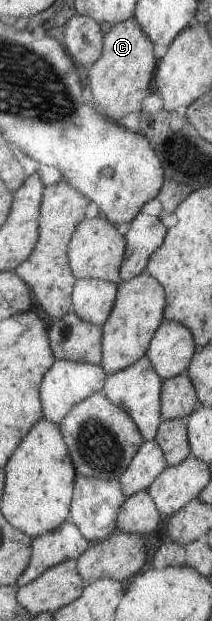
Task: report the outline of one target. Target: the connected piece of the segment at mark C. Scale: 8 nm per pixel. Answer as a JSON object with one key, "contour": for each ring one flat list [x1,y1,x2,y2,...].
{"contour":[[131,17,112,25,102,37,101,57,87,68,94,107,103,117,115,123,119,123,119,119,124,115,139,114,143,98,149,93,156,65,153,44,142,32,135,18]]}

